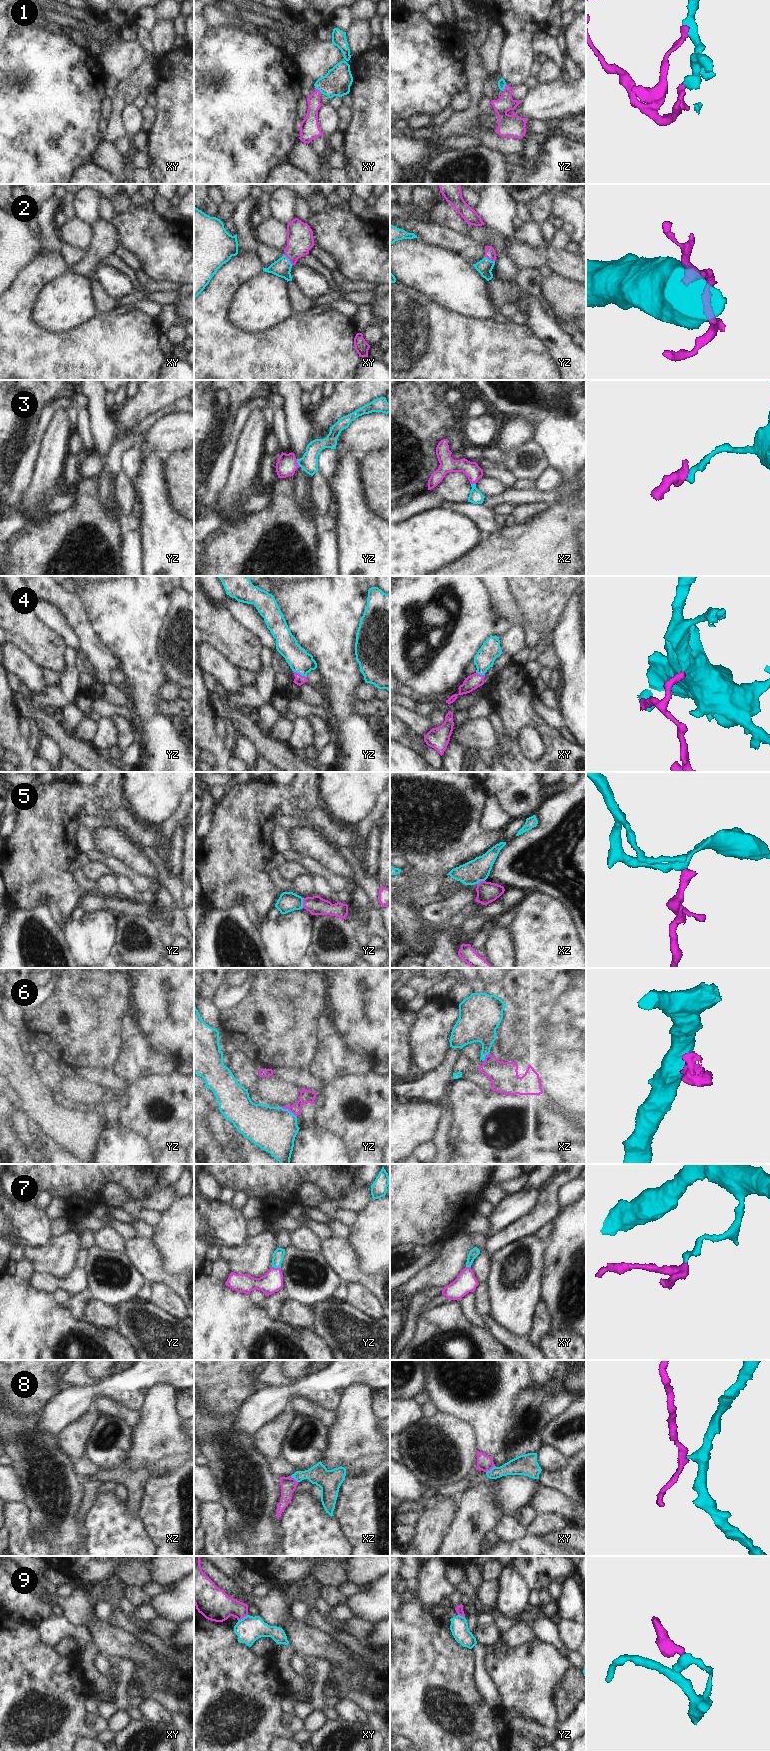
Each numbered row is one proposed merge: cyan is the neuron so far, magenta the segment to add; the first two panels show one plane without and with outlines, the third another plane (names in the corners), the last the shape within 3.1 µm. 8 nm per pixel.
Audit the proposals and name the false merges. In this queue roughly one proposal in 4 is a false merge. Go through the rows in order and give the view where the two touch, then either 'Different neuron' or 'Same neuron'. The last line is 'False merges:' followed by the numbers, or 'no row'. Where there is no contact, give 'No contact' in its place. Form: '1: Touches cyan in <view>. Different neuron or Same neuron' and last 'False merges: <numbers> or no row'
1: Touches cyan in xy. Same neuron
2: Touches cyan in xy. Same neuron
3: Touches cyan in yz. Same neuron
4: Touches cyan in yz. Same neuron
5: Touches cyan in yz. Same neuron
6: Touches cyan in yz. Different neuron
7: Touches cyan in yz. Same neuron
8: Touches cyan in xy. Different neuron
9: Touches cyan in xy. Different neuron
False merges: 6, 8, 9

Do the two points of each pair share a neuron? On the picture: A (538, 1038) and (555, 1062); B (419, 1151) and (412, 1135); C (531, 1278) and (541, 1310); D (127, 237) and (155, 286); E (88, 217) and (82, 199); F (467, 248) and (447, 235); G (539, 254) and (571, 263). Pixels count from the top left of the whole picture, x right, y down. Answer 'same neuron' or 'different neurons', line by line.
A: different neurons
B: different neurons
C: different neurons
D: different neurons
E: same neuron
F: same neuron
G: same neuron

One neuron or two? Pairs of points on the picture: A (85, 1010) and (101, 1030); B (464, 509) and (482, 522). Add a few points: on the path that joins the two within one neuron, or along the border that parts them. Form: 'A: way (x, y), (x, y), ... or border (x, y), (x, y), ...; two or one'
A: way (86, 1015), (96, 1025); one
B: way (468, 510), (478, 518); one

